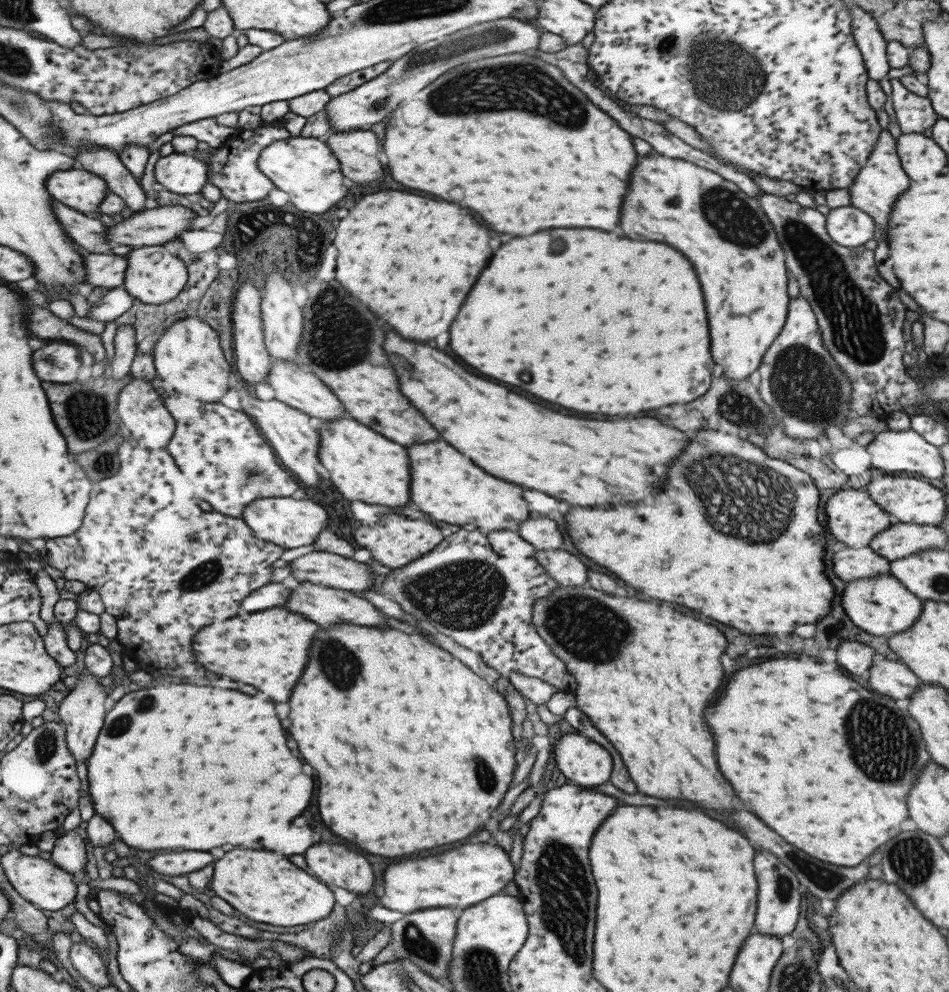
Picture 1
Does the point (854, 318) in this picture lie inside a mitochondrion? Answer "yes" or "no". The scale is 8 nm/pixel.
yes

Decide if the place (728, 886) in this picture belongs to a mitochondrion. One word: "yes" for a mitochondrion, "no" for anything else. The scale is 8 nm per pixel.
no

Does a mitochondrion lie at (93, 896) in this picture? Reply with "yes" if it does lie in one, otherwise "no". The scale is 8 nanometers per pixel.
no

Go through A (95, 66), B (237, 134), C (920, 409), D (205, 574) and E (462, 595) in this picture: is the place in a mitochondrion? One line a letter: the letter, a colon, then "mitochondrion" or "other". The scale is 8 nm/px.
A: other
B: other
C: other
D: mitochondrion
E: mitochondrion

